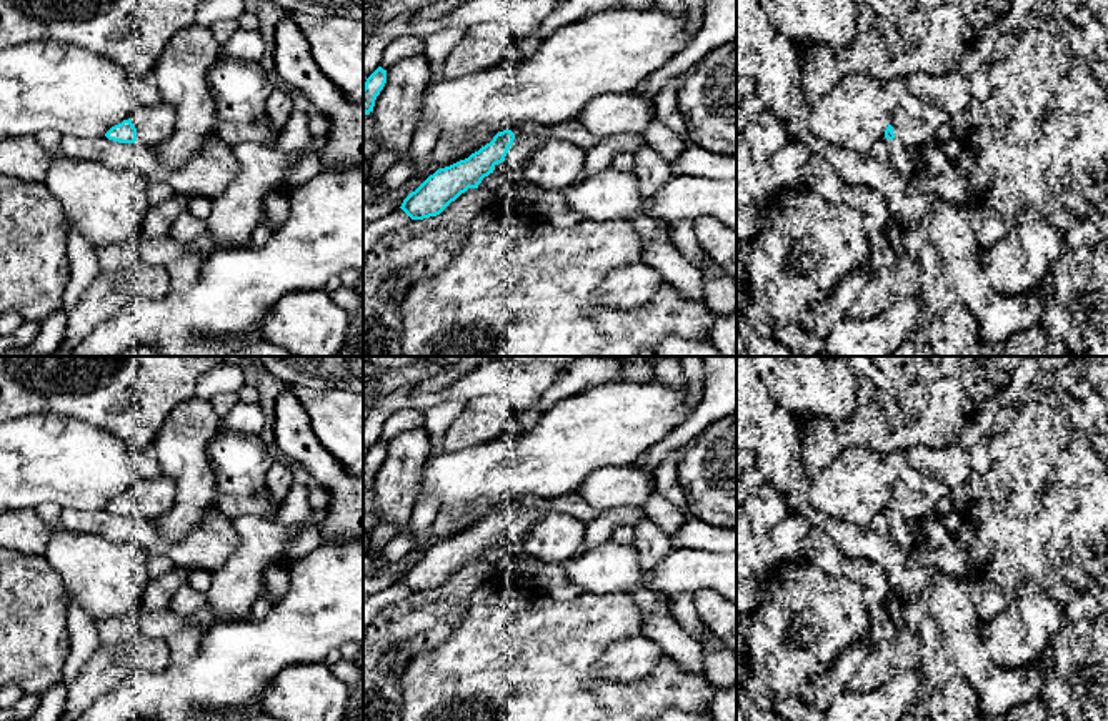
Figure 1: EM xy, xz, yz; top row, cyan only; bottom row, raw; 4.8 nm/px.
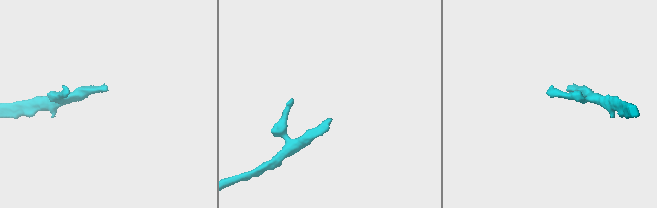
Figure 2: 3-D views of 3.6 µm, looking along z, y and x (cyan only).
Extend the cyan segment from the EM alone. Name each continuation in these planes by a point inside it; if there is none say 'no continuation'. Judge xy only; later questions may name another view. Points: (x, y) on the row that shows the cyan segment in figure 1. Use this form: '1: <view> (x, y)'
1: xy (154, 124)

